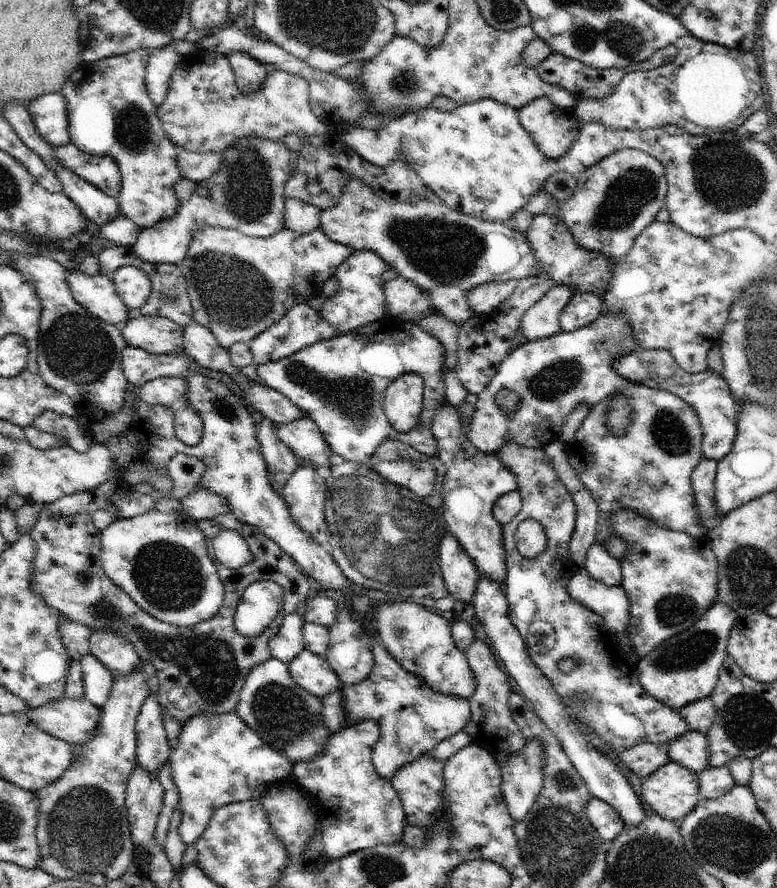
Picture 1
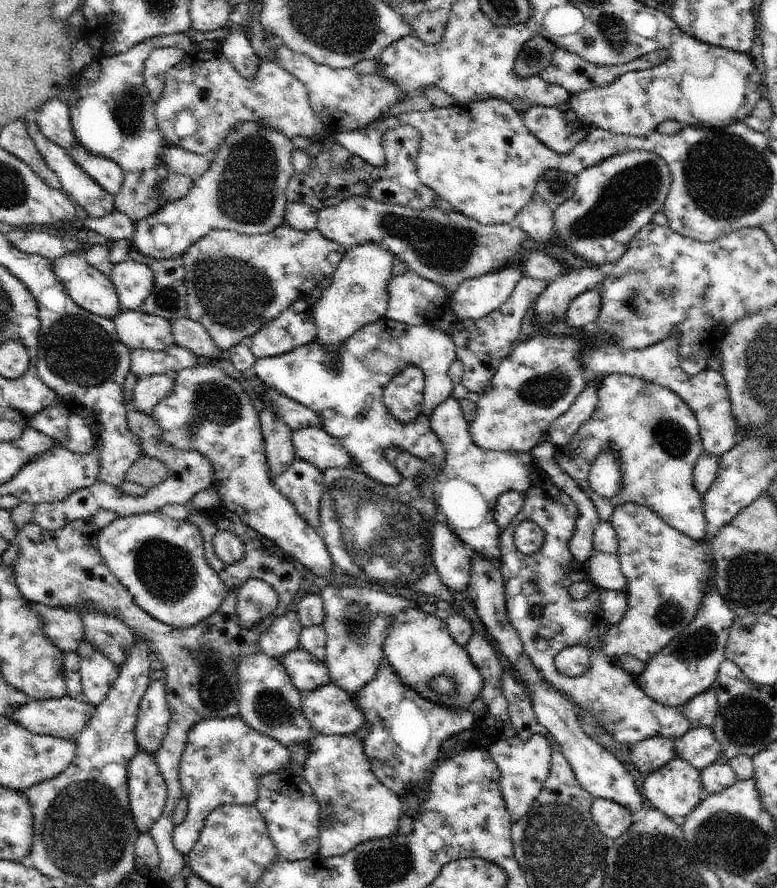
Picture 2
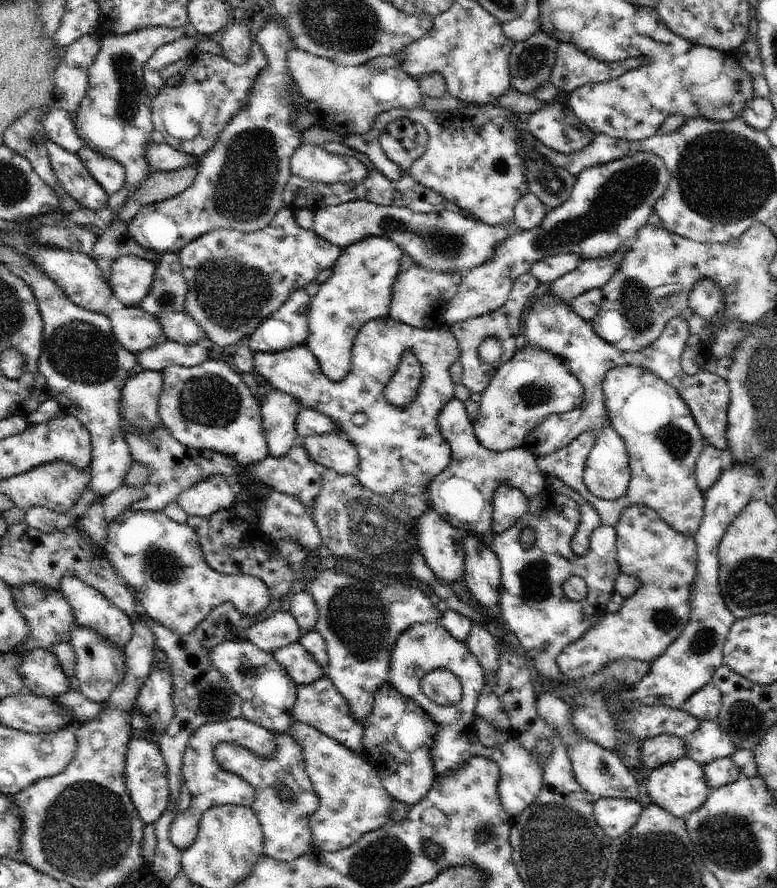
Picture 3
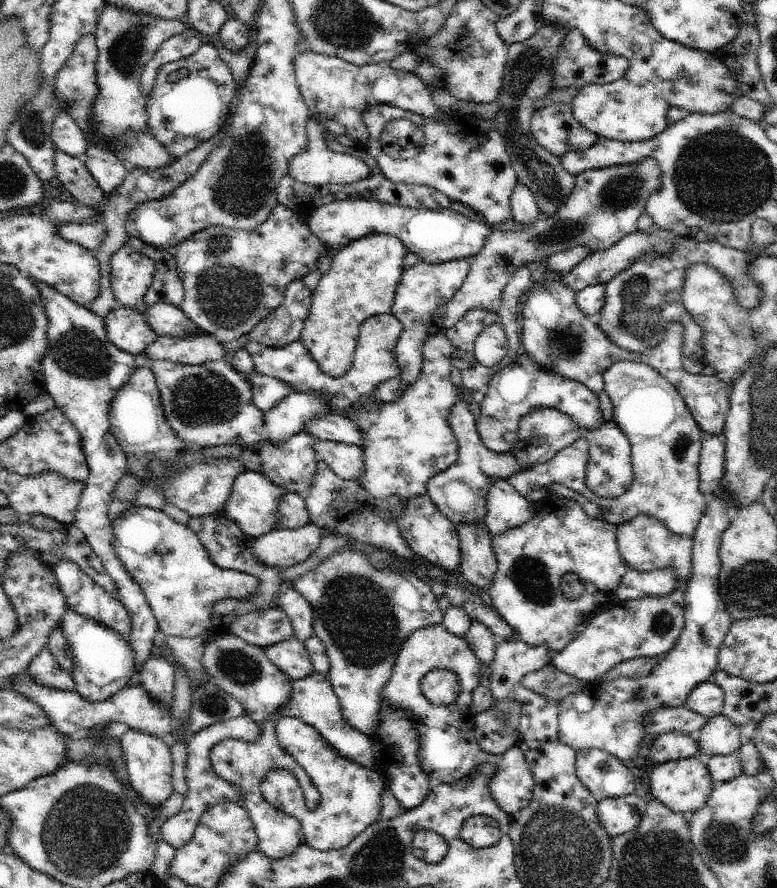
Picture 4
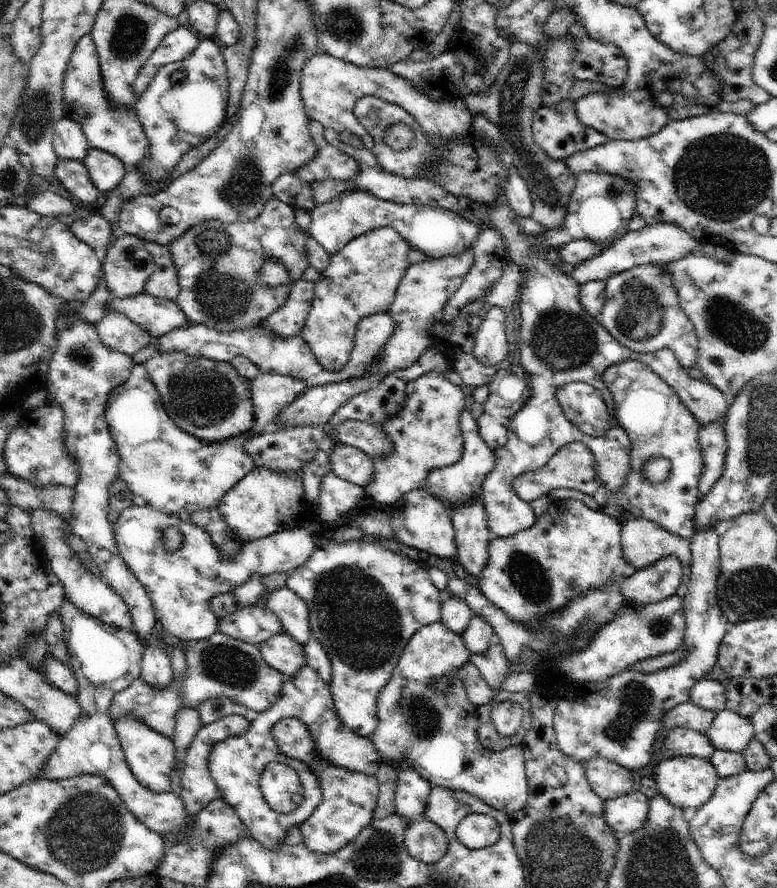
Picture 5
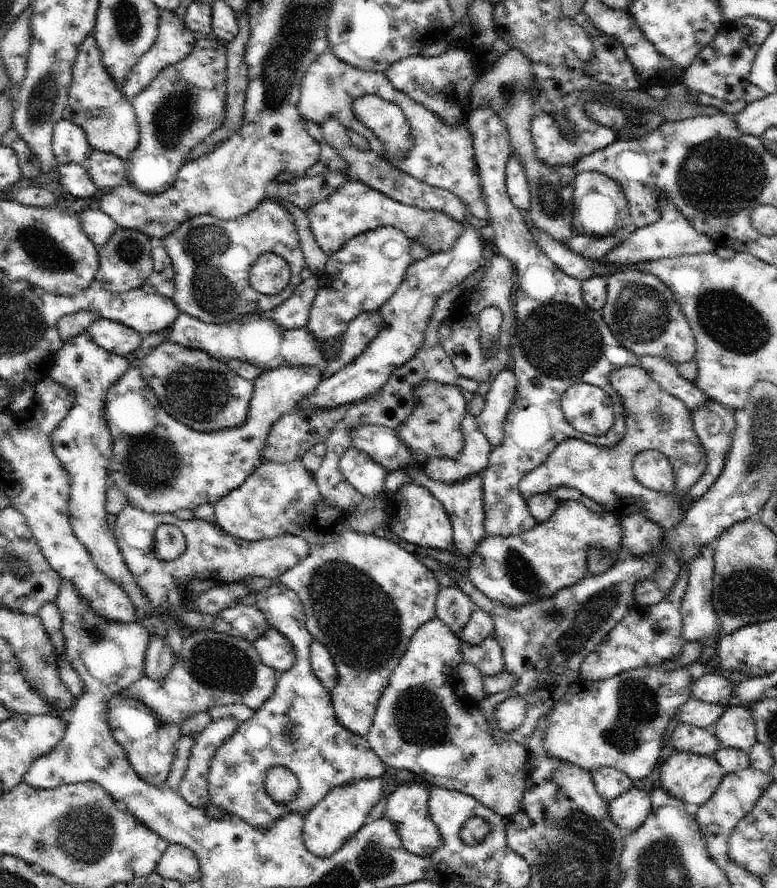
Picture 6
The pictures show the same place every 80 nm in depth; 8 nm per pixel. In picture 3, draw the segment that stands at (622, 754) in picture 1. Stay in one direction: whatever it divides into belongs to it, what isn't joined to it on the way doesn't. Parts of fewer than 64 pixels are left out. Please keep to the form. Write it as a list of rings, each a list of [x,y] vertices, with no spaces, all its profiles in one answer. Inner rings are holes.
[[[660,734],[652,740],[646,740],[640,748],[640,762],[651,771],[684,756],[686,756],[686,741],[670,734]]]

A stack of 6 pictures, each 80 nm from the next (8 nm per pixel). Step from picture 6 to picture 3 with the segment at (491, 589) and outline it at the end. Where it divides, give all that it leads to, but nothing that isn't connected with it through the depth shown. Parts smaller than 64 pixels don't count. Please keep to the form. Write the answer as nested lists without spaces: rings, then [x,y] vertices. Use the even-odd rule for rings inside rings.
[[[546,485],[538,498],[529,500],[526,516],[522,520],[518,520],[516,526],[512,526],[504,533],[496,535],[493,538],[491,547],[501,567],[500,591],[498,594],[500,614],[510,631],[520,641],[520,645],[526,651],[526,656],[535,664],[538,673],[555,683],[560,682],[563,677],[556,665],[556,658],[565,647],[582,638],[583,634],[588,632],[592,626],[596,626],[596,622],[600,622],[600,618],[607,613],[606,603],[610,602],[612,594],[615,593],[614,584],[616,584],[616,579],[622,573],[617,556],[617,534],[612,526],[604,524],[596,526],[590,537],[587,538],[589,542],[588,554],[579,556],[574,553],[571,544],[579,532],[581,518],[580,508],[572,498],[564,494],[558,494]],[[524,530],[535,531],[536,540],[532,542],[530,548],[524,548],[522,542],[520,542],[522,540],[520,534],[524,534]],[[572,576],[580,576],[580,579],[587,586],[587,596],[582,598],[581,601],[570,601],[562,590],[562,584],[565,584],[566,580],[572,578]]]

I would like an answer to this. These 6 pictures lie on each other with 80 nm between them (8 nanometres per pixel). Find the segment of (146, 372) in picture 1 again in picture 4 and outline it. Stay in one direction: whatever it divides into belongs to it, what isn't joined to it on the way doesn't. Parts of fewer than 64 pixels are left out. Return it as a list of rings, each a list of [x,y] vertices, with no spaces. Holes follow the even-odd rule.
[[[204,334],[197,337],[158,337],[145,350],[144,366],[151,368],[156,361],[172,361],[185,365],[201,365],[226,358],[216,338]]]

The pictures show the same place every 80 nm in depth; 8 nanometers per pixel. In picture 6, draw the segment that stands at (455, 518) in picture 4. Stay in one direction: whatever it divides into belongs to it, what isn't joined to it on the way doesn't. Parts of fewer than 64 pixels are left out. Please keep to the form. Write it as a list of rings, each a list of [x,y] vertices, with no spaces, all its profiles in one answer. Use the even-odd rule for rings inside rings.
[[[464,413],[461,431],[465,440],[462,452],[455,459],[431,459],[424,470],[433,481],[449,485],[465,481],[483,473],[489,465],[489,456],[494,447],[480,432],[476,417]]]

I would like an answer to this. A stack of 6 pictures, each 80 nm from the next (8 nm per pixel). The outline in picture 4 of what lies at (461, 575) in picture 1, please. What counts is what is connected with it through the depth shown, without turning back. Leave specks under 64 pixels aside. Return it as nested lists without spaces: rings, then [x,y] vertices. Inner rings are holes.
[[[427,495],[416,497],[407,501],[407,507],[398,517],[401,535],[406,539],[410,548],[420,557],[438,566],[448,573],[459,570],[461,563],[461,540],[455,524],[450,522],[440,510],[436,508],[434,501]]]

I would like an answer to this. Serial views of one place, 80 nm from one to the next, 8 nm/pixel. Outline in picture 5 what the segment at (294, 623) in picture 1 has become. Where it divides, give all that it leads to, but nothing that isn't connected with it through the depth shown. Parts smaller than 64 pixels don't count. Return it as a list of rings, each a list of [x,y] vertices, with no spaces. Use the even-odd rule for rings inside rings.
[[[256,605],[235,611],[217,620],[217,630],[239,641],[259,645],[273,636],[286,633],[277,616]]]

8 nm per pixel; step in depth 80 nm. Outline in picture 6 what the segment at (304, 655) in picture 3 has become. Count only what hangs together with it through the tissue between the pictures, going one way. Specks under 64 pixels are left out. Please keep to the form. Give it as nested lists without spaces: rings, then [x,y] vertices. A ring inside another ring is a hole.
[[[274,627],[268,629],[257,641],[253,642],[261,661],[274,670],[286,672],[297,661],[297,652],[292,641]]]

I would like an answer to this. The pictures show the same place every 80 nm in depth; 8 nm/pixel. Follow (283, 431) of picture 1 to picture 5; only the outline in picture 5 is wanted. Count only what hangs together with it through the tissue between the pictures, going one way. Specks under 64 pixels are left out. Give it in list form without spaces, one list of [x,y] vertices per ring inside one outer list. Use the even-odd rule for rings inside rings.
[[[336,443],[331,448],[331,451],[329,447],[324,446],[324,449],[327,450],[331,470],[339,479],[348,481],[362,488],[371,481],[372,475],[375,473],[375,466],[371,456],[368,456],[366,452],[342,443]]]

